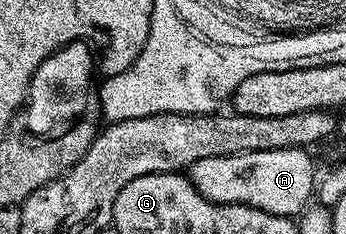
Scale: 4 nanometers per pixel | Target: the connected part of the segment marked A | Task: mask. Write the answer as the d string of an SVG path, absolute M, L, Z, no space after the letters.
M302 147L234 153L226 157L202 157L186 174L202 197L212 203L237 203L266 213L296 217L309 206L318 179L312 176L312 159Z

